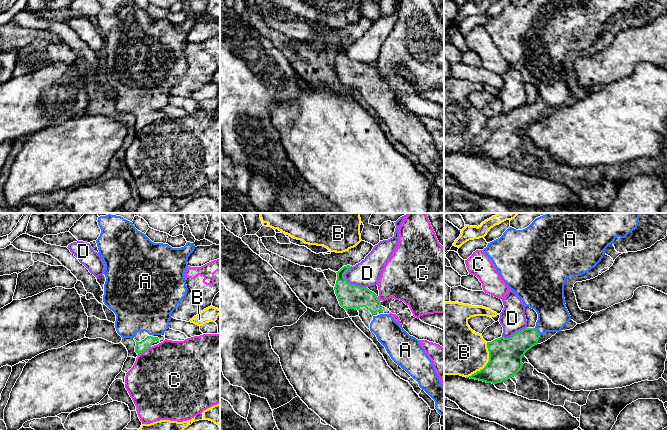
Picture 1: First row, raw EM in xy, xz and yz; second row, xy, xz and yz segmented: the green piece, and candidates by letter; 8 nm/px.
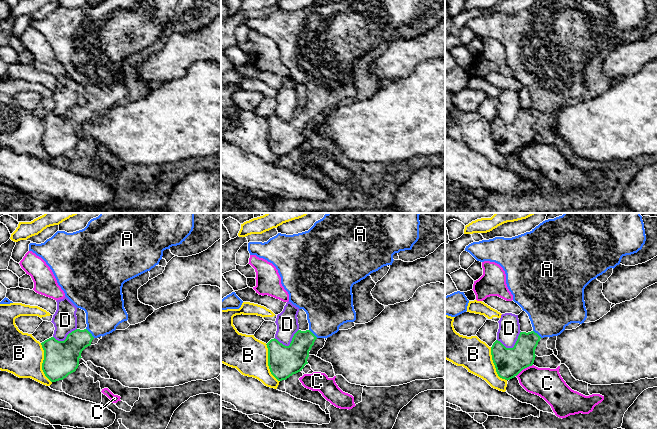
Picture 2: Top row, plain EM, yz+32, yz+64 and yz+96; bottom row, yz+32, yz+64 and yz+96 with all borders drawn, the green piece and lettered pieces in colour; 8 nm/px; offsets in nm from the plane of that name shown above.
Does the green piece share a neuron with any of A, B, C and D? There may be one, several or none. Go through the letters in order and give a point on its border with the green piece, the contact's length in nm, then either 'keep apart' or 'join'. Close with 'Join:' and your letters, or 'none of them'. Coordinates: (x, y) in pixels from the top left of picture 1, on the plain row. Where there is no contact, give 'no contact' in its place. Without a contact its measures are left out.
A: contact yz (537, 108); length 80 nm; join
B: contact yz (487, 139); length 340 nm; keep apart
C: contact xy (144, 126); length 130 nm; keep apart
D: contact xz (353, 61); length 220 nm; keep apart
Join: A

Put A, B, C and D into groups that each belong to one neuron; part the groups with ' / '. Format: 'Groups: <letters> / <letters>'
Groups: A / B / C / D

